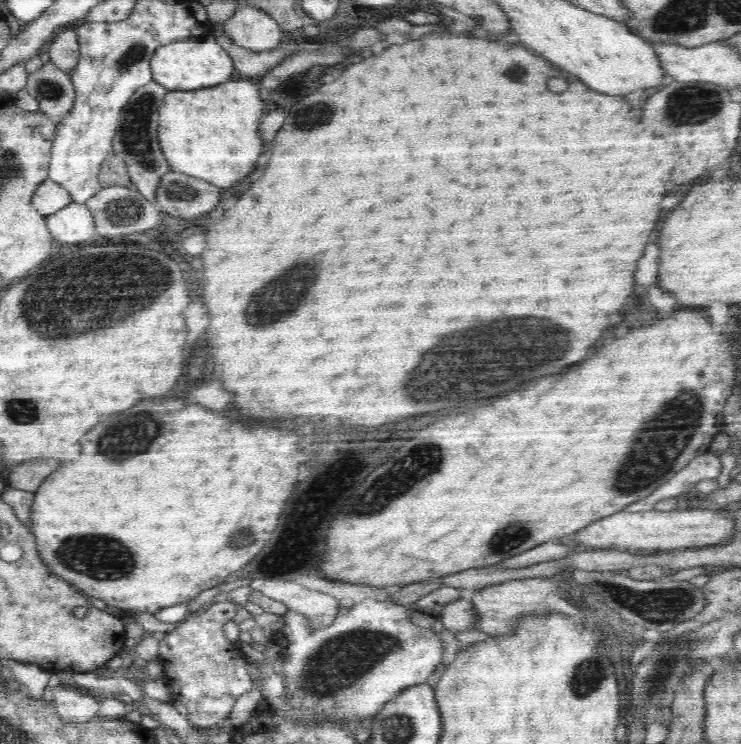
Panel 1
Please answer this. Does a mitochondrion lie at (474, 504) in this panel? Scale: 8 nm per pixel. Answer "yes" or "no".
no

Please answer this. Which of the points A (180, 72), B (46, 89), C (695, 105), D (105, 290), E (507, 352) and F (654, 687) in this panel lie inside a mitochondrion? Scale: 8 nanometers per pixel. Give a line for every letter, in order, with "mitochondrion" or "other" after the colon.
A: other
B: mitochondrion
C: mitochondrion
D: mitochondrion
E: mitochondrion
F: mitochondrion

